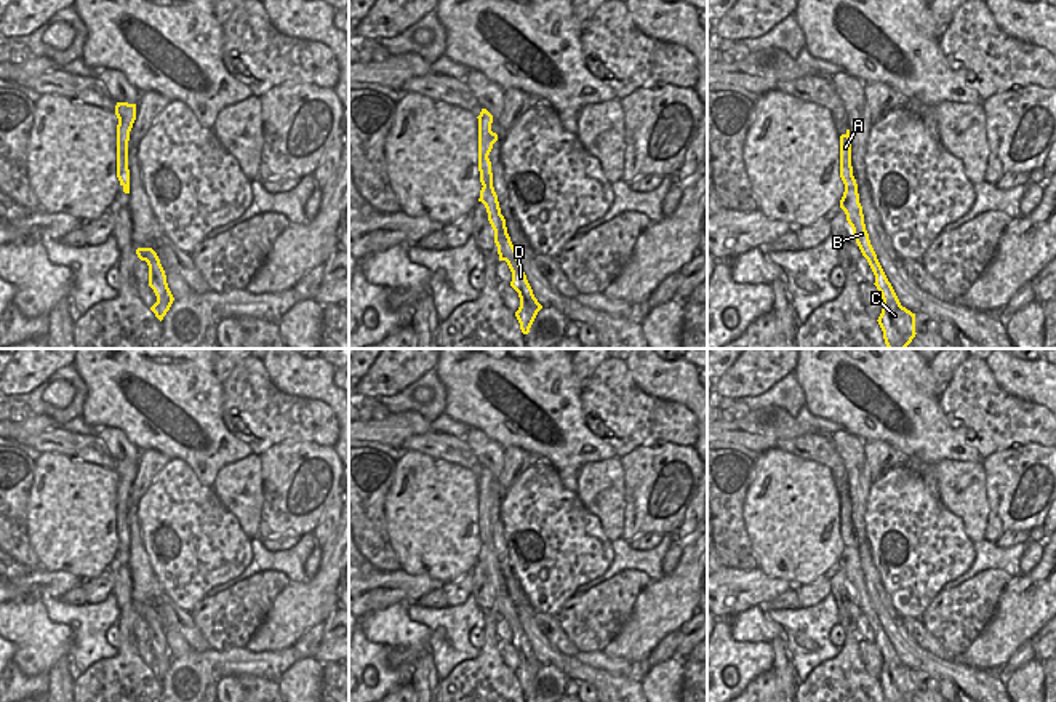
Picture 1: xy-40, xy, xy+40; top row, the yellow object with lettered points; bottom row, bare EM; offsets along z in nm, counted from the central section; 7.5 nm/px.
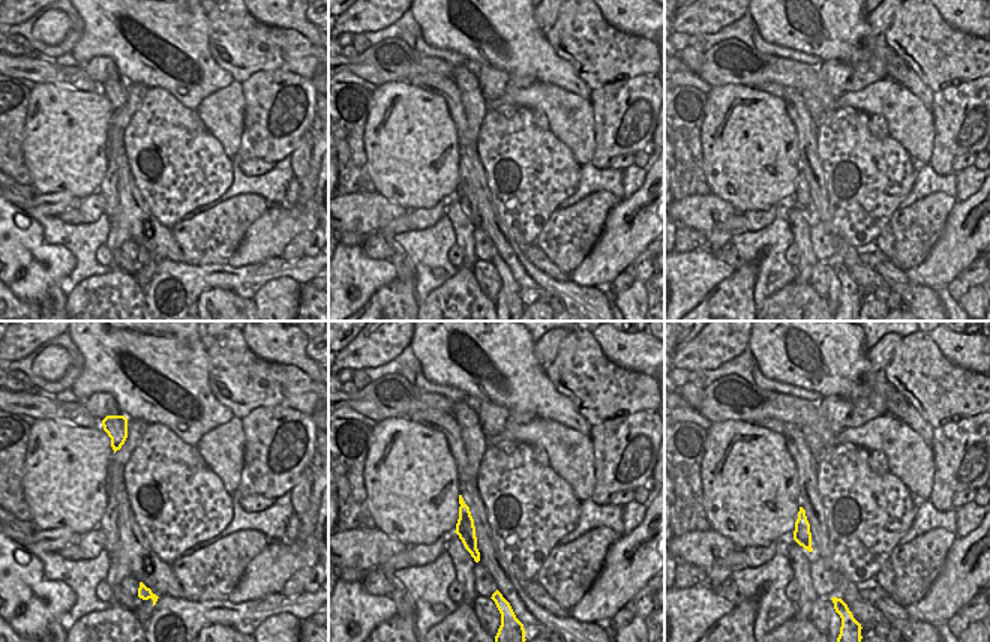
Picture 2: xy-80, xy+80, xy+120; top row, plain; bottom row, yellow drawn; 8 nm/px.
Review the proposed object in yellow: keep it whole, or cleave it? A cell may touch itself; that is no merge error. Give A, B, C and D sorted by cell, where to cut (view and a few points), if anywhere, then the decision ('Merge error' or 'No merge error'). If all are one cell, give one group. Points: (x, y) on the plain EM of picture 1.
Groups: A B C D. No split. No merge error.

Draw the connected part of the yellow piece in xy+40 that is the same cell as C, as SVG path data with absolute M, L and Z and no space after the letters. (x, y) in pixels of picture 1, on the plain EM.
M850 488L840 494L840 536L845 542L840 566L845 569L856 601L875 633L874 643L883 657L883 667L877 680L883 689L885 702L910 702L917 692L915 672L901 664L870 603L864 582L862 564L859 561L858 542L853 534Z

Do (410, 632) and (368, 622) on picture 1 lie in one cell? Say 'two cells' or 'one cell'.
one cell

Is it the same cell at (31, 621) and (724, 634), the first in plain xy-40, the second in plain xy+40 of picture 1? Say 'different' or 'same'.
different

